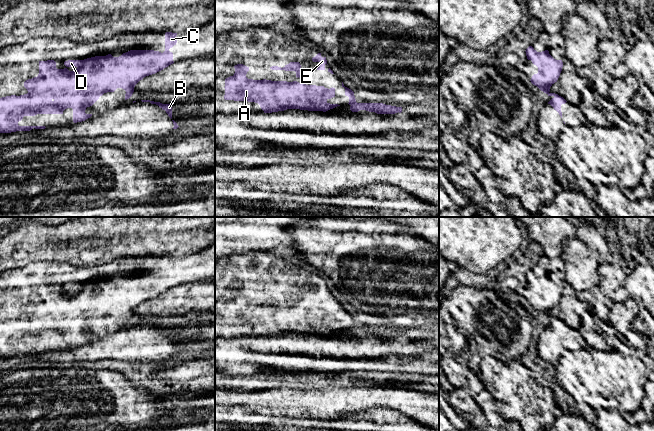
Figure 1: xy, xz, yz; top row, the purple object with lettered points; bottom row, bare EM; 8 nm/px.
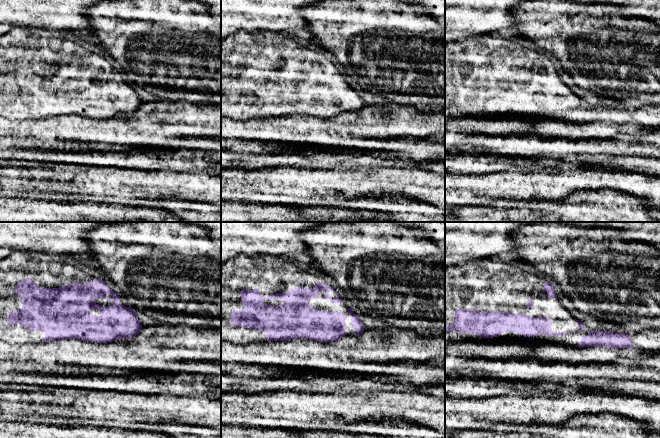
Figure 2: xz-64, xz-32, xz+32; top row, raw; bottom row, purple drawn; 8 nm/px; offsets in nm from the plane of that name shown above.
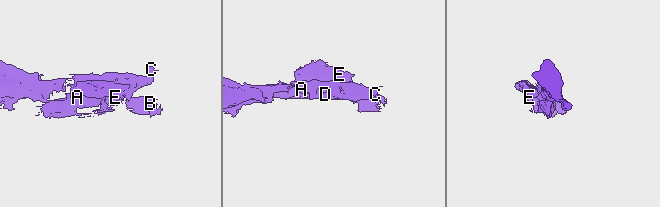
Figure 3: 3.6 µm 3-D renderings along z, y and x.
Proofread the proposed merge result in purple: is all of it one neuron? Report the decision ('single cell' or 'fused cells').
fused cells

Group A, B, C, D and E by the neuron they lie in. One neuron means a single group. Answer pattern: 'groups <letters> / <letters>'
groups A C D E / B

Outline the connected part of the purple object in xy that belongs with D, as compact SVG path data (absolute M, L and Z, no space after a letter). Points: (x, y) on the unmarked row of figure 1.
M165 257L163 277L154 274L130 274L119 281L108 278L84 284L68 284L64 286L64 293L57 293L54 284L39 285L38 300L24 306L27 318L0 322L0 357L45 353L45 350L19 350L18 346L24 340L63 338L67 332L73 333L74 347L85 345L92 340L85 337L86 332L92 330L104 317L114 316L117 312L124 313L125 324L129 323L140 304L174 287L173 277L169 273L176 269L176 260L177 257Z

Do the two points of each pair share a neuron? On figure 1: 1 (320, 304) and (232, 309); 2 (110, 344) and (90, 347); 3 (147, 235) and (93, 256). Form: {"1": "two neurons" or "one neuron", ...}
{"1": "one neuron", "2": "one neuron", "3": "one neuron"}

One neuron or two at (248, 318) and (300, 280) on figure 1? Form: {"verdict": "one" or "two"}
{"verdict": "one"}

